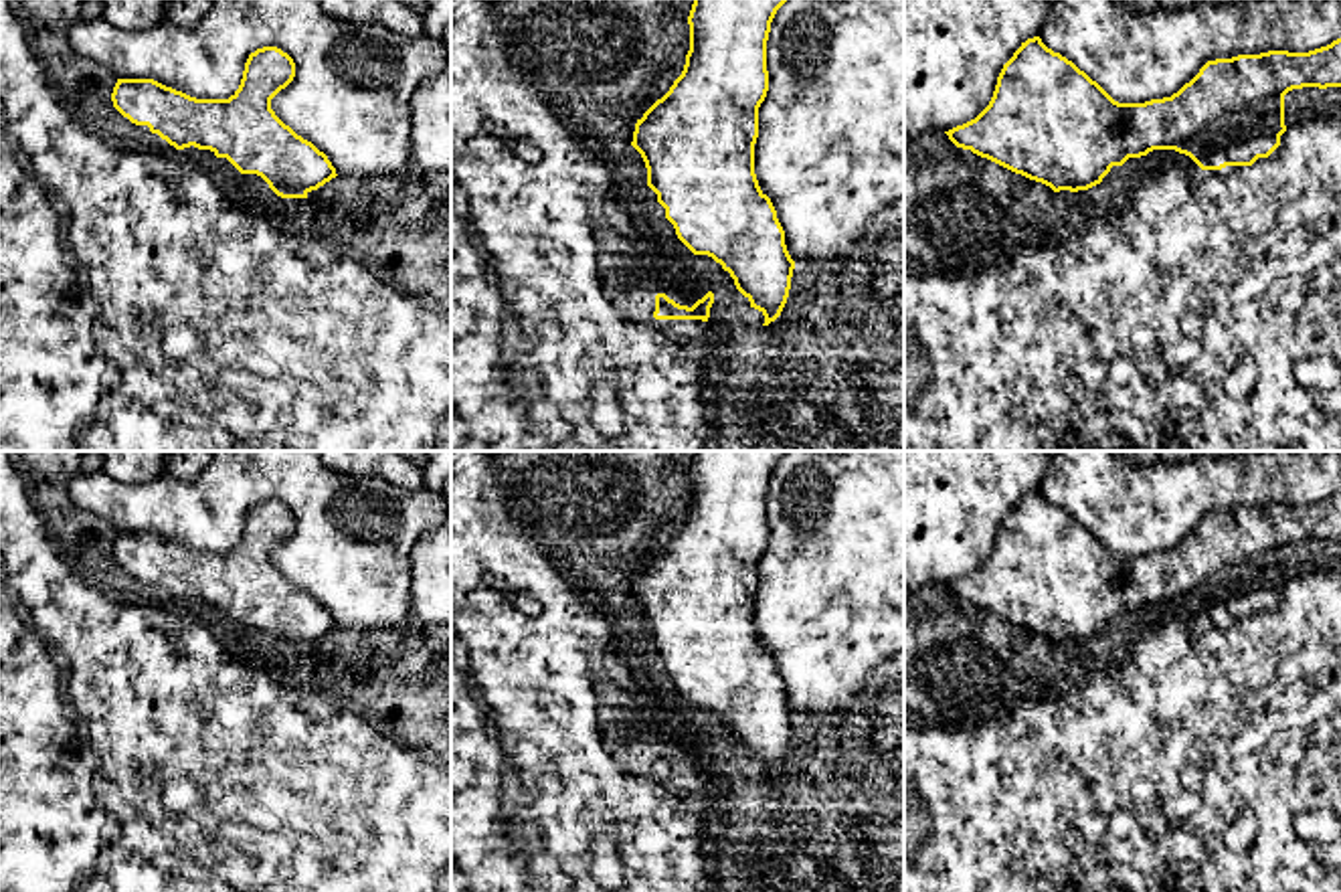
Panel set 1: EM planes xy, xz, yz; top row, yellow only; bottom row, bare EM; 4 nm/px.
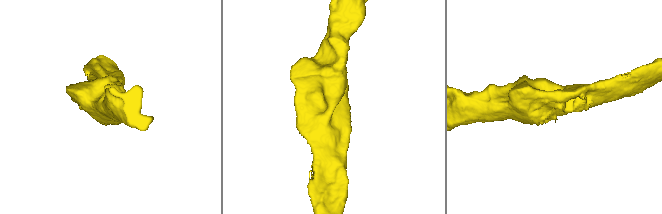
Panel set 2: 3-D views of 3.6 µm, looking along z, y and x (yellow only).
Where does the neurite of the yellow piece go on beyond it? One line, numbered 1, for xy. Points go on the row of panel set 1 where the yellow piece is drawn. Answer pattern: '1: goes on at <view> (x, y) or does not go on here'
1: does not go on here

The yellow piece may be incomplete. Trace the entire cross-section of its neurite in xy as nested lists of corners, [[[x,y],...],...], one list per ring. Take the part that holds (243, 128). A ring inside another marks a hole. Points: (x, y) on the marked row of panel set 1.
[[[277,47],[249,55],[239,89],[229,99],[196,99],[154,79],[117,79],[113,107],[148,125],[176,150],[210,150],[241,174],[261,176],[281,198],[307,198],[336,168],[271,109],[271,99],[295,77],[293,59]]]

